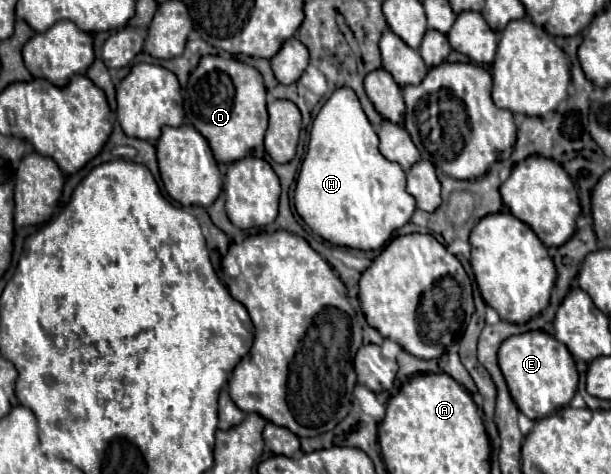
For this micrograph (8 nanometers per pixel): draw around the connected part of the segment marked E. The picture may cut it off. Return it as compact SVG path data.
M525 332L507 338L499 350L499 366L505 374L509 392L517 408L531 420L541 420L559 408L565 408L575 396L579 374L575 368L575 358L569 354L567 346L557 342L547 332Z

